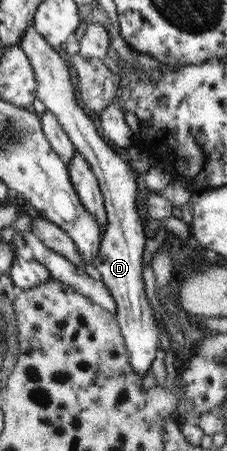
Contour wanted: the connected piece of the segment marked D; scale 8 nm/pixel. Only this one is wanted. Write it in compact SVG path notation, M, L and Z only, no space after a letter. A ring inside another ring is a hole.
M32 24L26 27L20 45L25 50L26 56L30 58L30 64L35 68L39 99L58 119L76 151L87 161L87 165L91 167L93 175L98 180L105 203L105 212L107 212L107 223L98 255L94 257L93 268L115 300L116 317L126 340L131 365L138 374L143 375L158 355L160 327L156 322L152 305L147 299L145 283L141 277L145 229L142 218L137 213L137 183L134 169L121 151L97 133L93 121L79 106L75 98L75 90L70 83L70 68L64 54L49 45Z

